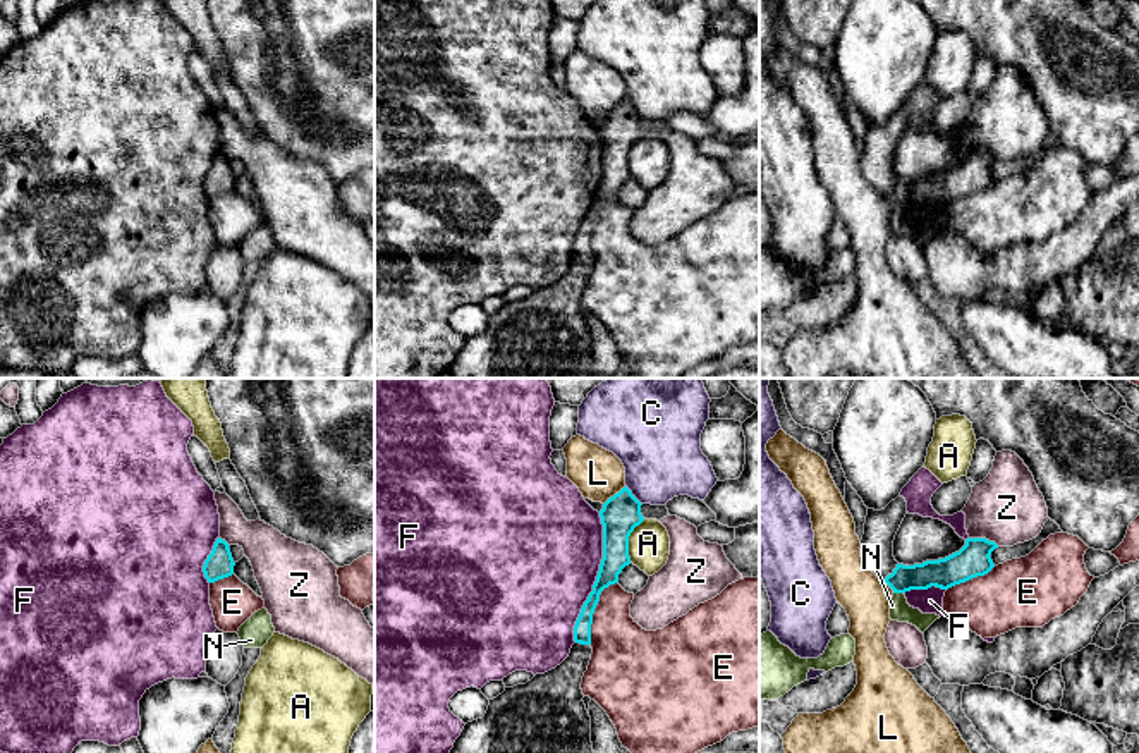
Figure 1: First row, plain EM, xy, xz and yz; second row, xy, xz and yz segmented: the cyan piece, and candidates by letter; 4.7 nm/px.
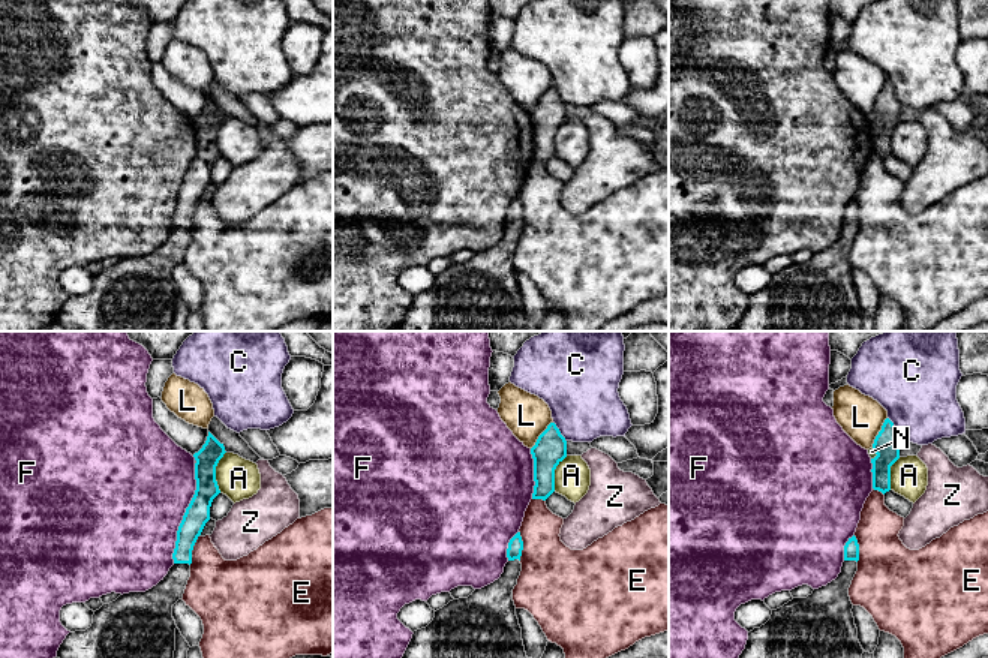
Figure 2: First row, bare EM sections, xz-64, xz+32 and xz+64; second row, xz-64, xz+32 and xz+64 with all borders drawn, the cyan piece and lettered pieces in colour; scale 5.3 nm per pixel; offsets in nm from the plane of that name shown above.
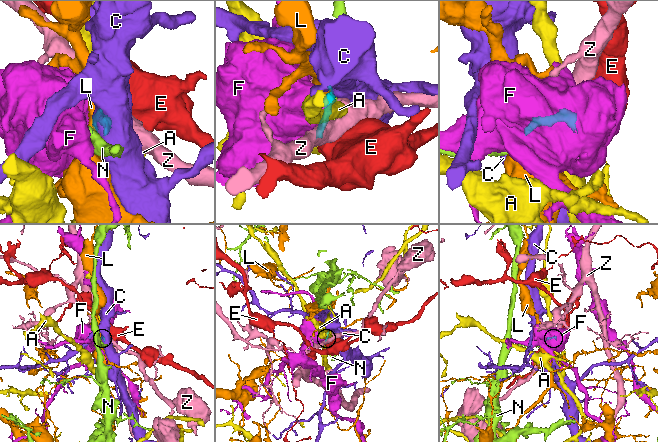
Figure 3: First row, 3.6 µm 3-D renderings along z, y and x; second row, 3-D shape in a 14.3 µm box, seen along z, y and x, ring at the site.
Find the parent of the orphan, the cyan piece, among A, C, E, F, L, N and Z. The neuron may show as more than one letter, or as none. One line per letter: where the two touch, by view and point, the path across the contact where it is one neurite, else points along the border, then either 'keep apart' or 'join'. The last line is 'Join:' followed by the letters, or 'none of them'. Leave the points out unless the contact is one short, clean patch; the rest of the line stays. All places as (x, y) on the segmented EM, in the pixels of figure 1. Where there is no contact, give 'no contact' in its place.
A: xz (627, 540) | along xz (645, 520), (629, 537), (629, 561) | keep apart
C: xz (633, 495) | along xz (626, 485), (641, 504) | keep apart
E: xz (593, 611) | along xz (617, 581), (610, 583), (600, 595), (593, 614), (590, 643) | keep apart
F: xz (596, 578) | keep apart
L: xz (615, 494) | along xz (624, 485), (603, 504) | keep apart
N: yz (899, 592) | along yz (894, 592), (902, 593) | keep apart
Z: yz (985, 538) | along yz (969, 537), (985, 537), (998, 545) | keep apart
Join: none of them

